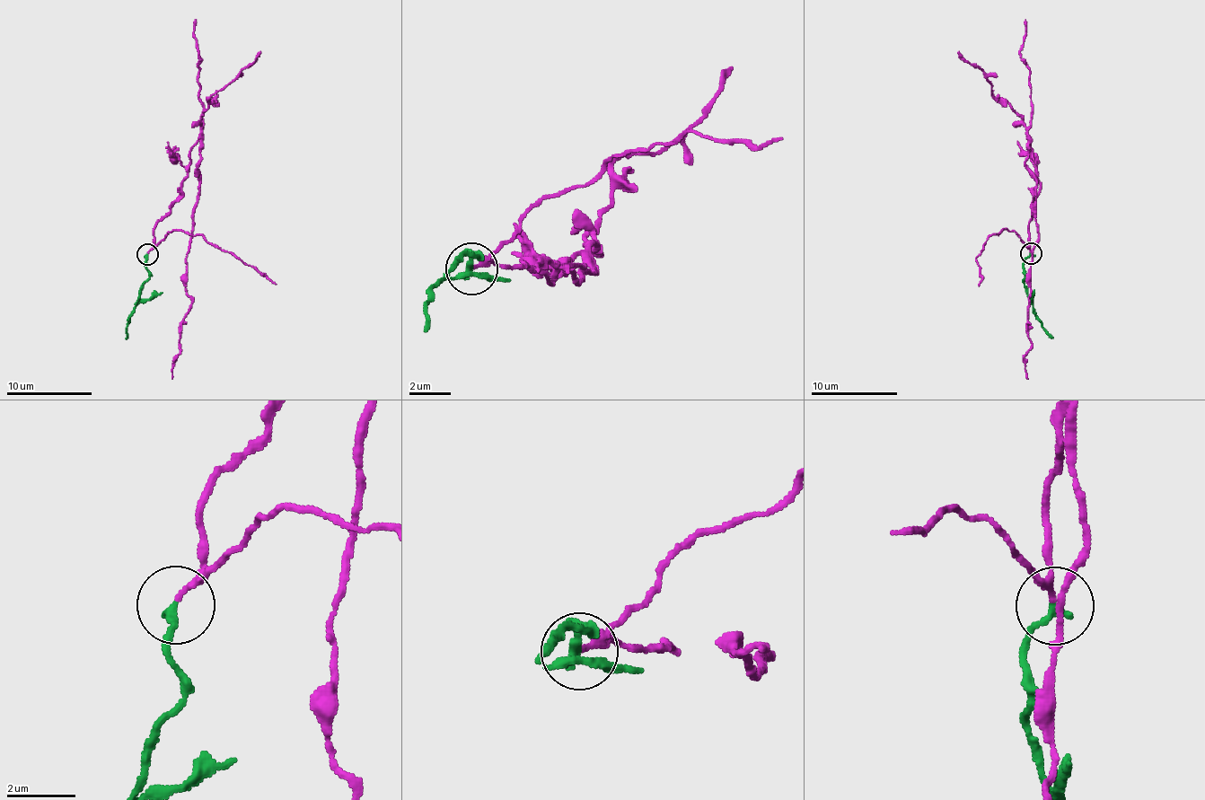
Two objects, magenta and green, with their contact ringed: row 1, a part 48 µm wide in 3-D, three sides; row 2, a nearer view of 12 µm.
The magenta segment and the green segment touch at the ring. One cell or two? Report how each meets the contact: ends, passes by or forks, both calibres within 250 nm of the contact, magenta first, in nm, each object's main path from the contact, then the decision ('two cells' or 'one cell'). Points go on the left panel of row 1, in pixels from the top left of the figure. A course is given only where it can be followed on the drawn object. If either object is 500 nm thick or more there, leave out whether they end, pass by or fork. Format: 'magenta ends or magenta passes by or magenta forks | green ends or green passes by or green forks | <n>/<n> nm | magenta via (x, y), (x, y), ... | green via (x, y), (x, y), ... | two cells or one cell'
magenta passes by | green ends | 120/240 nm | magenta via (148, 253), (154, 225), (180, 193), (197, 144), (199, 180), (184, 281), (190, 309), (180, 326), (171, 378) | green via (148, 253), (148, 279), (126, 328), (126, 338) | two cells

